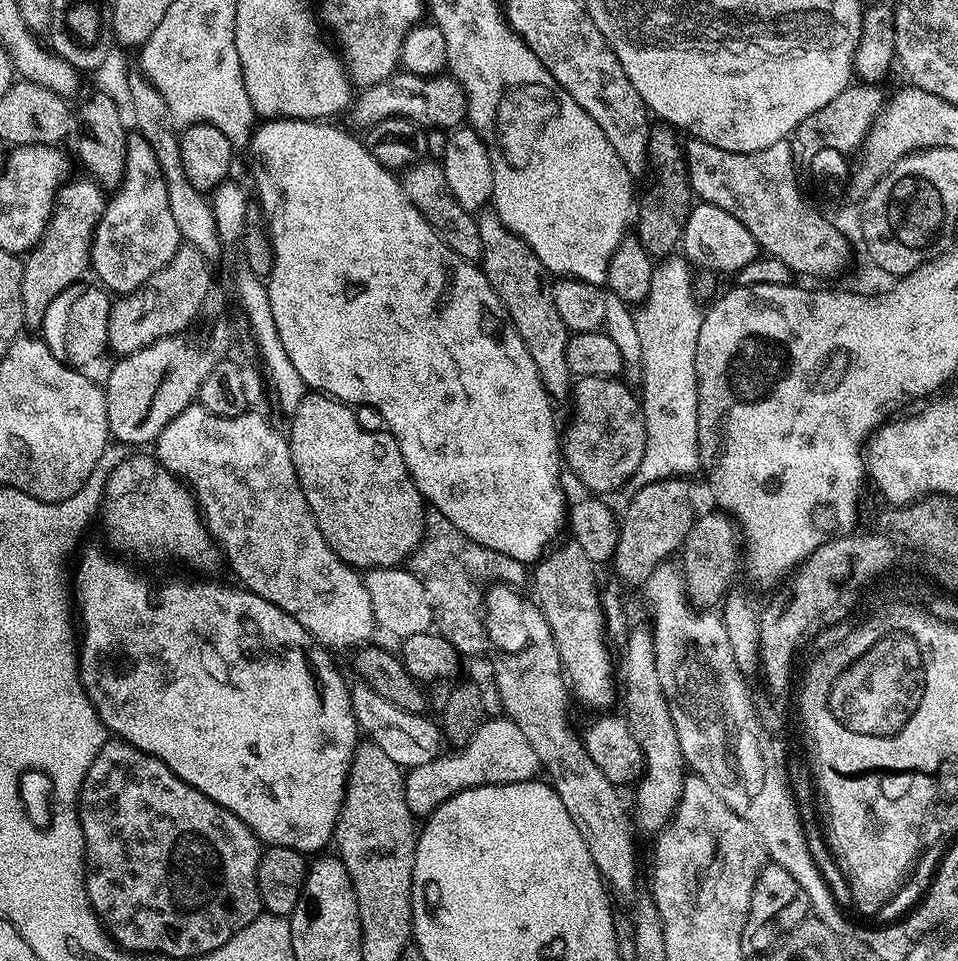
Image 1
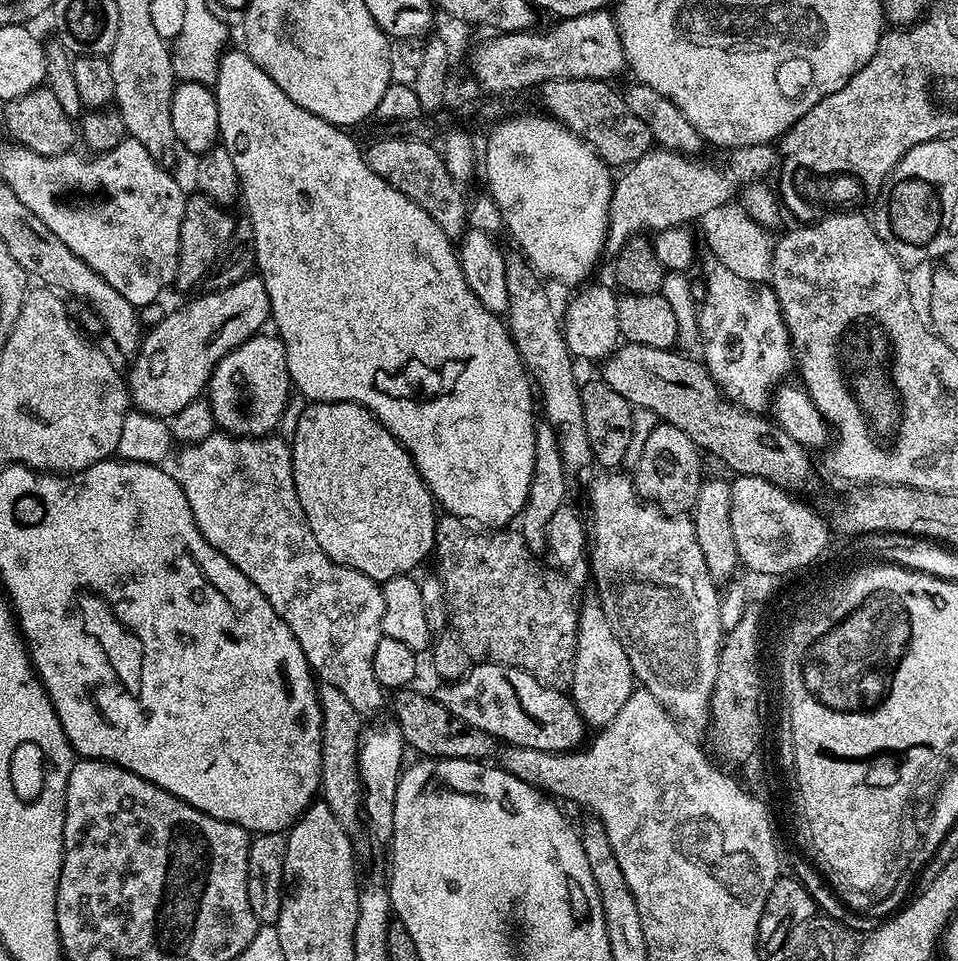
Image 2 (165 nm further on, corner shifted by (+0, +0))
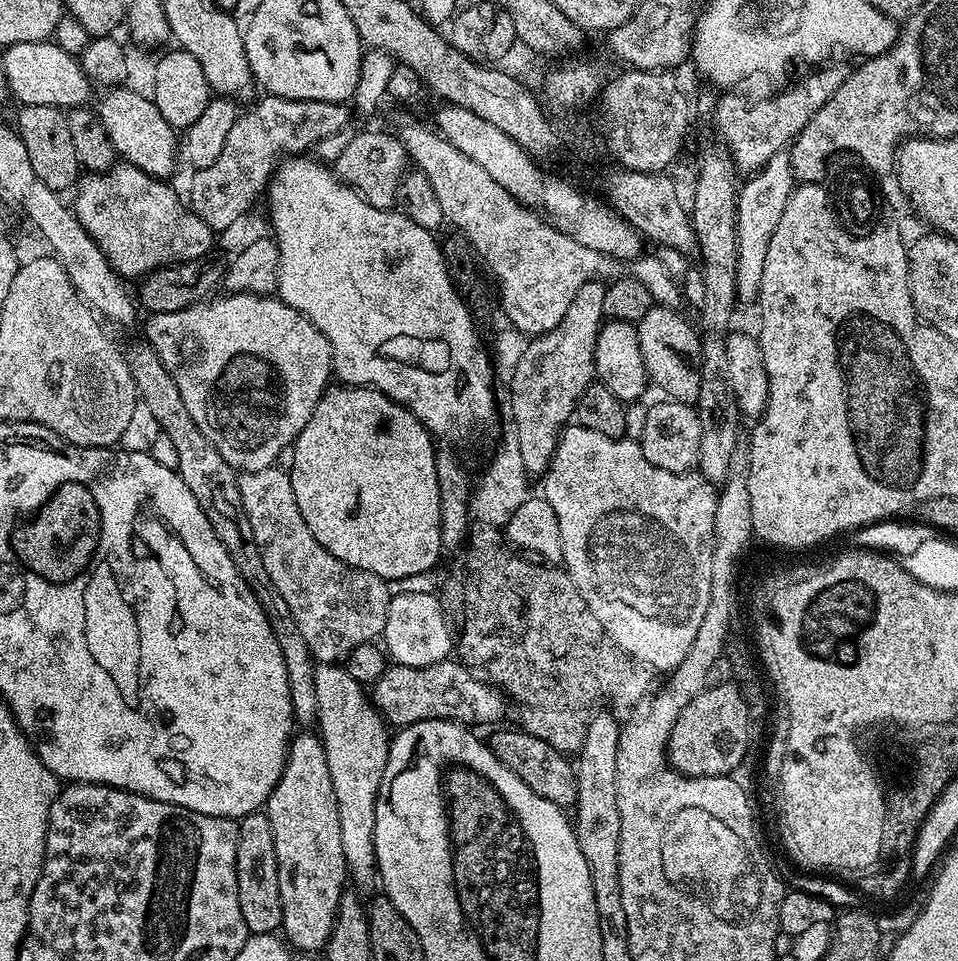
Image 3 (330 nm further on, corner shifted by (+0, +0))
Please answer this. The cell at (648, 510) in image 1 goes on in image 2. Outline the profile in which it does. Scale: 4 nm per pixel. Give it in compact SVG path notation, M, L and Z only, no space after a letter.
M657 423L650 436L646 439L645 449L642 450L641 461L634 467L634 483L636 493L643 496L650 504L657 506L669 514L684 514L692 510L698 498L702 475L700 476L701 449L697 448L685 432L678 430L673 424Z

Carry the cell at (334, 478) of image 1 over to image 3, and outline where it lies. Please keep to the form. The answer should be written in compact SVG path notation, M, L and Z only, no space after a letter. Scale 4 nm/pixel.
M332 386L314 406L314 414L296 435L293 448L294 502L298 502L310 534L334 558L387 581L433 571L436 559L442 556L436 445L432 433L410 410L377 388Z

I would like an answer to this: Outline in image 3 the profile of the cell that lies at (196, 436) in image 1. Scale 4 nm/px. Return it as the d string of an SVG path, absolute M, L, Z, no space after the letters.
M273 466L257 472L245 472L239 481L242 506L250 518L262 562L266 562L270 579L274 581L274 586L278 586L286 606L290 606L290 614L294 614L294 622L298 622L298 630L302 630L302 638L306 638L312 659L322 664L335 664L347 658L354 646L375 641L386 626L386 610L390 610L393 598L387 589L388 581L366 570L343 564L317 542L314 534L310 534L310 526L306 526L306 518L302 518L302 510L298 510L298 502L294 502L294 486L289 473Z

